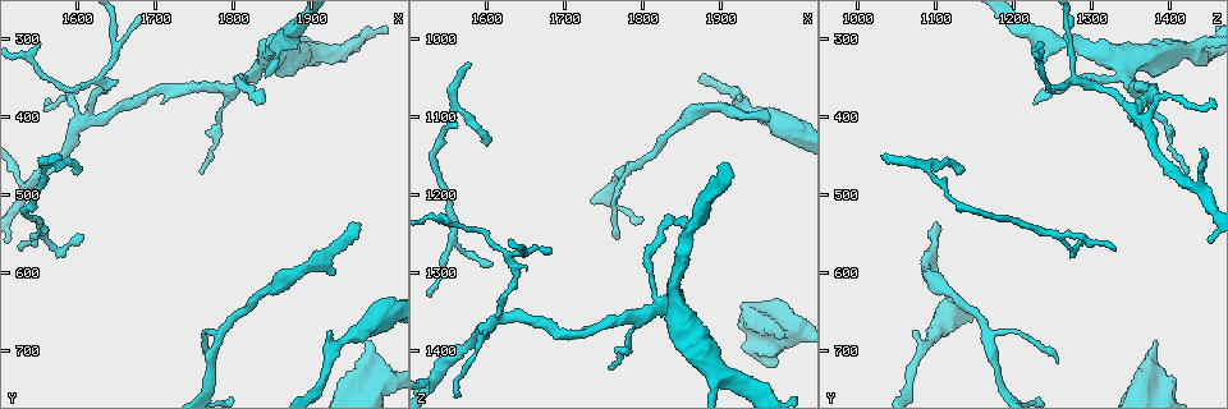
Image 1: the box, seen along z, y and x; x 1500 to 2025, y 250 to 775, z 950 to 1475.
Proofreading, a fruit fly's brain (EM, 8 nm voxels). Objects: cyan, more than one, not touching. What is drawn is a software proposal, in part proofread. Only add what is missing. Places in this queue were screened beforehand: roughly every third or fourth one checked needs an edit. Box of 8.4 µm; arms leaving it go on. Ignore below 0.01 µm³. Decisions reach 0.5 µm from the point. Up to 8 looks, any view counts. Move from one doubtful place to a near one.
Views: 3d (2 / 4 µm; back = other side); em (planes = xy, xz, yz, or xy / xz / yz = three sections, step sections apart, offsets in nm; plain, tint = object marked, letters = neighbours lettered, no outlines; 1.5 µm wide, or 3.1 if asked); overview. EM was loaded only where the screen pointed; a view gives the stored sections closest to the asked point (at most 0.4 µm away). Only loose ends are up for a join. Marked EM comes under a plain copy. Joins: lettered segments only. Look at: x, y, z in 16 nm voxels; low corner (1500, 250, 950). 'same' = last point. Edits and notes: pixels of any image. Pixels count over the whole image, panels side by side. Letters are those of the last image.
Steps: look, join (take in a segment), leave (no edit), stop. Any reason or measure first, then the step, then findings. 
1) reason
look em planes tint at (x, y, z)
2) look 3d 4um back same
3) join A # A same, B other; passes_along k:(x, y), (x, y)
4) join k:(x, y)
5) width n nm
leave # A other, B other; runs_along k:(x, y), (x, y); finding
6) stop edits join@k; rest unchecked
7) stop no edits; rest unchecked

an open end
look em yz step 4 letters at (1760, 475, 1425)

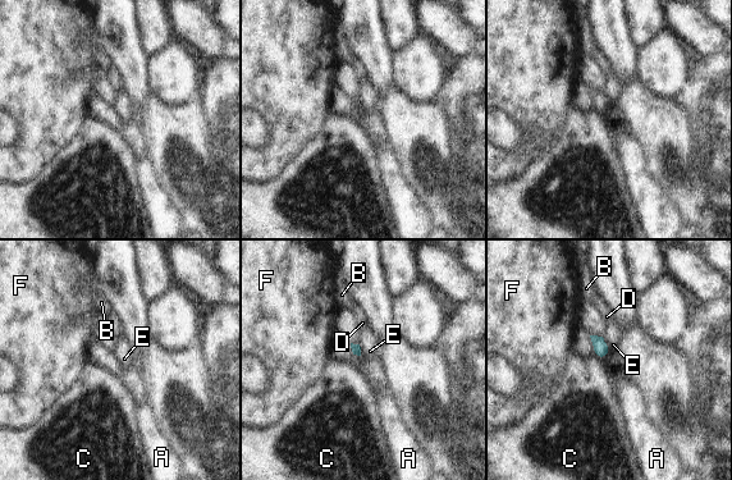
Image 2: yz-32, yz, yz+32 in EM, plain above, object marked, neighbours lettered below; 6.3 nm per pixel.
look em xz step 4 letters same

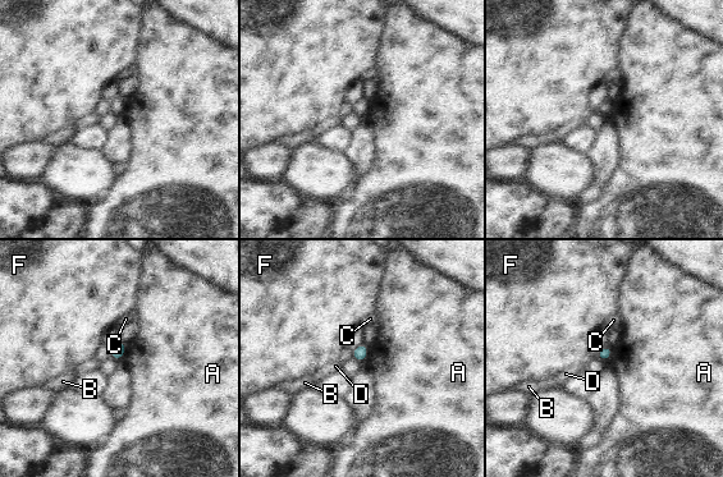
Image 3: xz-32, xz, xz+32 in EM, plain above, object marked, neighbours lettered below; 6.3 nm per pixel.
width 80 nm
leave # A other, B other, C other, D other, F other; border 3:(367, 345), (367, 357), (362, 362); no lettered segment goes on from it

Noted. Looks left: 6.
an open end
look em planes letters at (1950, 540, 1100)

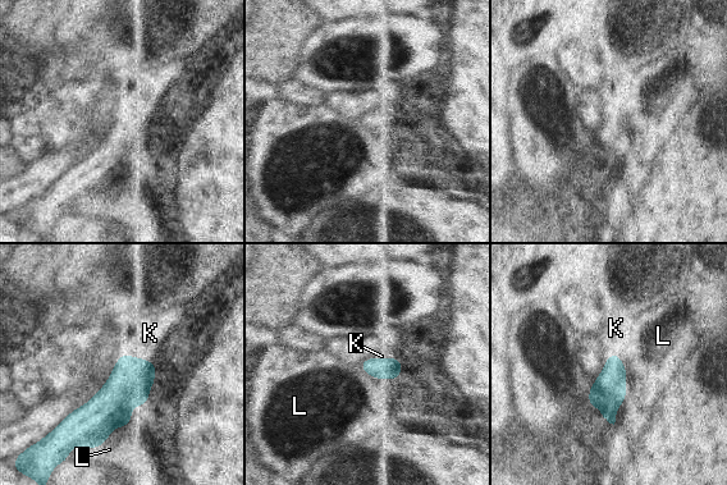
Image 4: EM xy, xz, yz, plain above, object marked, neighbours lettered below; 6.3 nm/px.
join K # K same, L other; passes_along 4:(131, 379), (141, 358), (150, 333); the cell continues

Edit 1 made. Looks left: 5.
free end
look 3d 2um at (1970, 685, 1380)

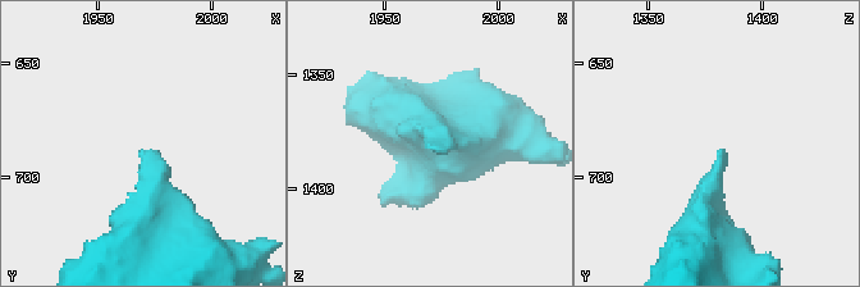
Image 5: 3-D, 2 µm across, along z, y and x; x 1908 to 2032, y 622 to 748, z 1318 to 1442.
need the tissue
look em planes tint at (1970, 689, 1381)

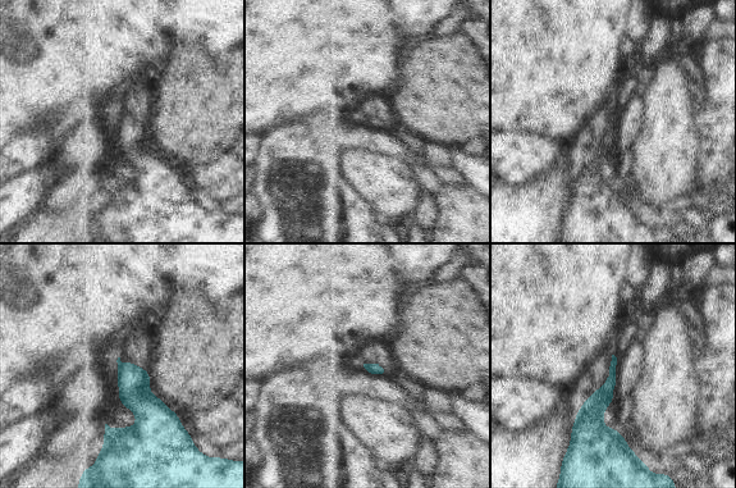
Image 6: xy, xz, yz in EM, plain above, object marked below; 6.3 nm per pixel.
look em planes letters same

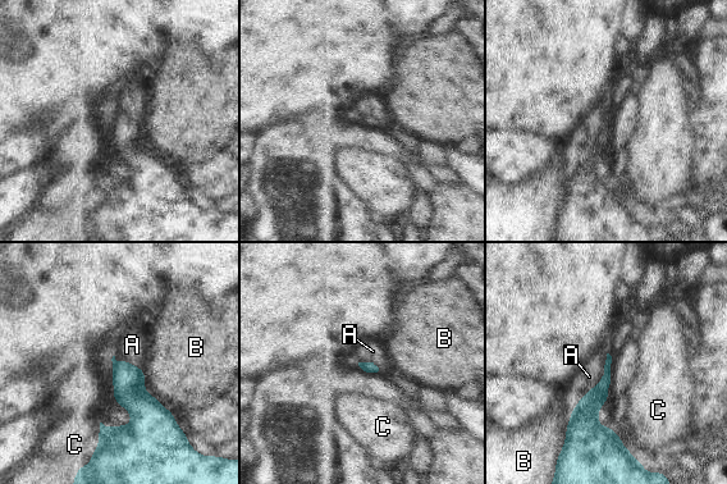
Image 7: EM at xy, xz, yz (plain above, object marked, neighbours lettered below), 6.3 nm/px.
leave # A other, B other, C other; border 7:(608, 352), (599, 383), (585, 393); none of them fits

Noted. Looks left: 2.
stop edits join@4; rest unchecked

